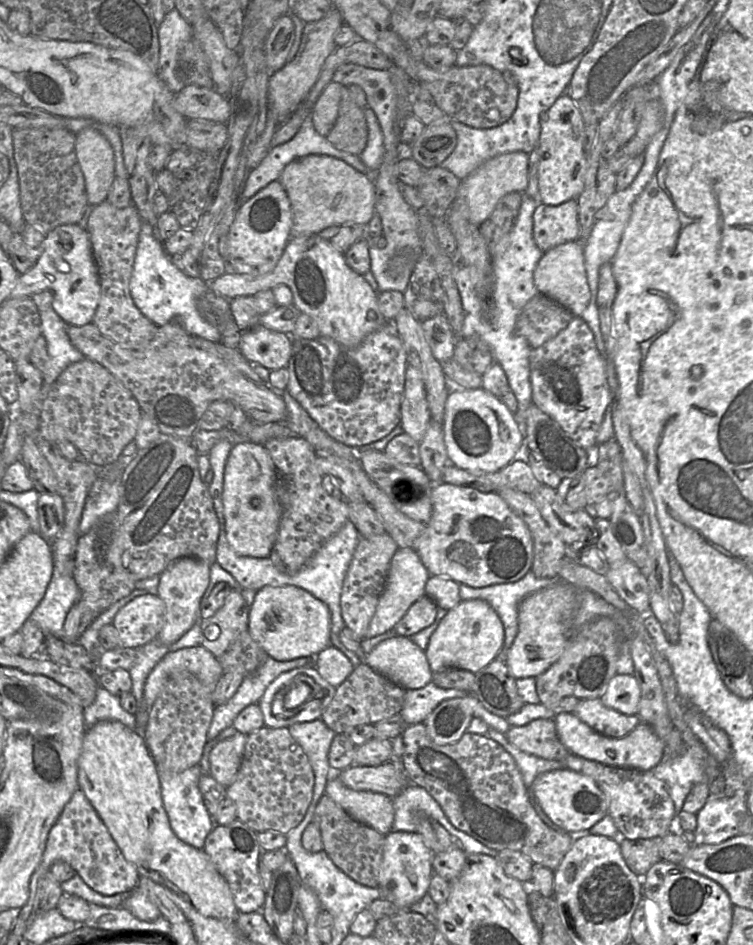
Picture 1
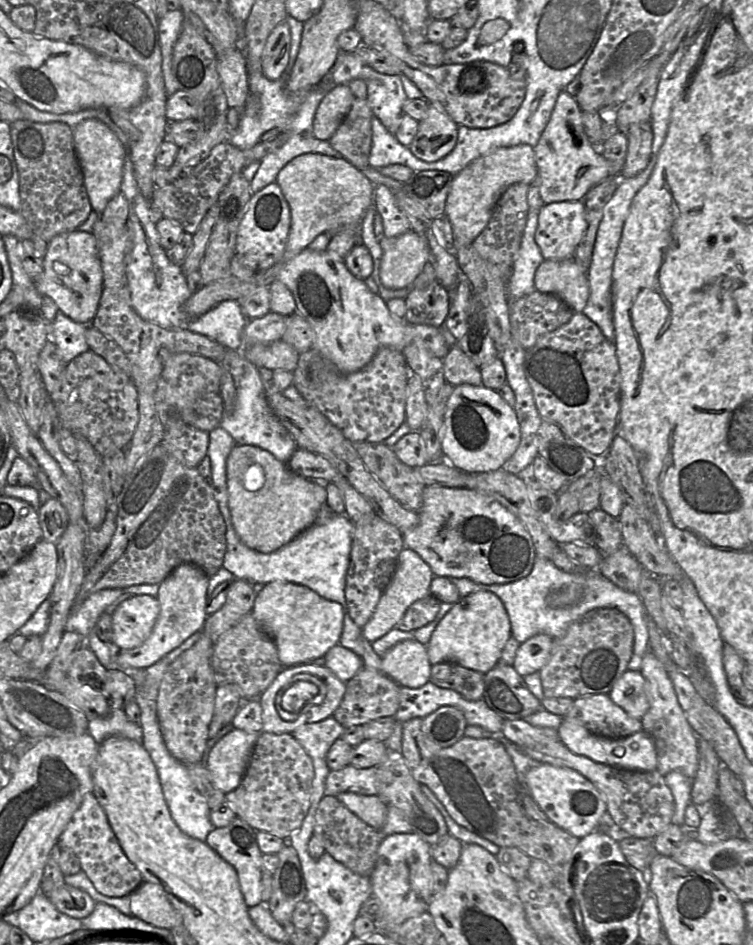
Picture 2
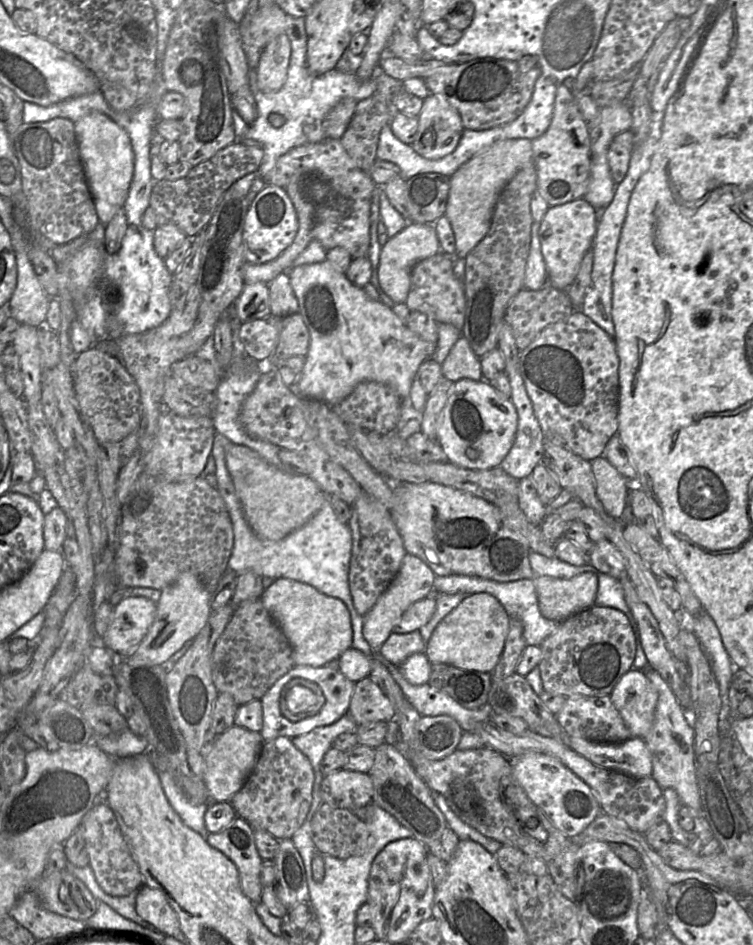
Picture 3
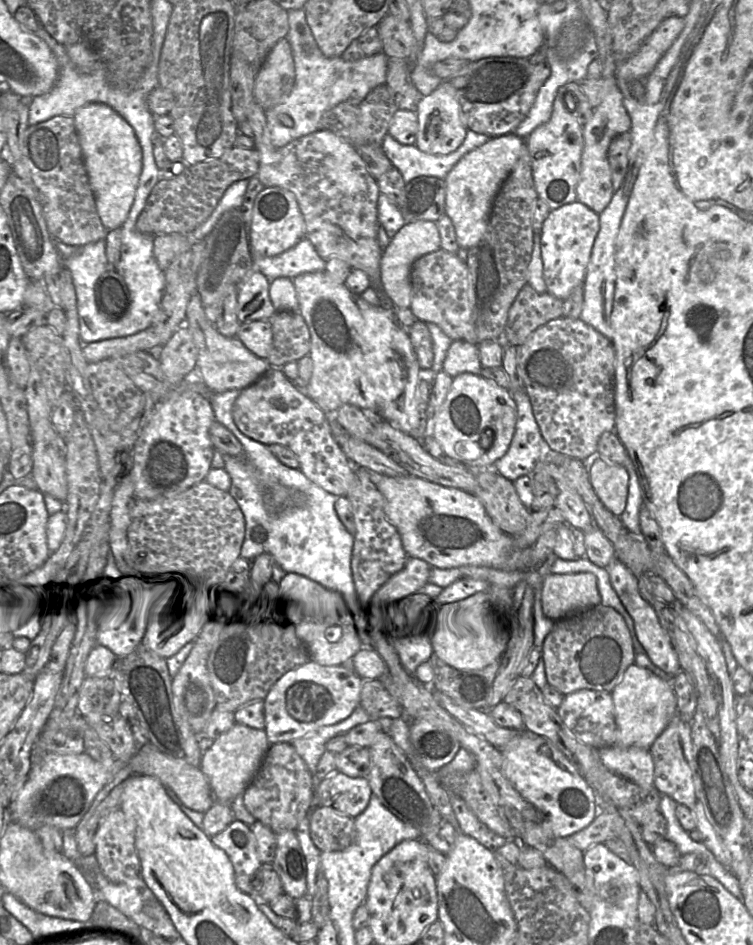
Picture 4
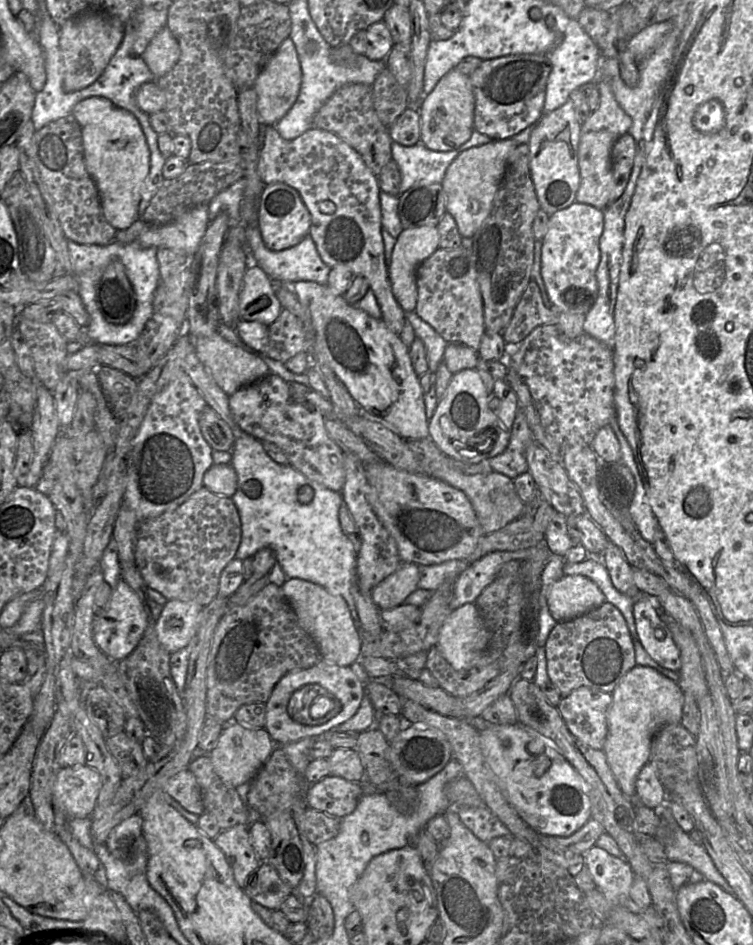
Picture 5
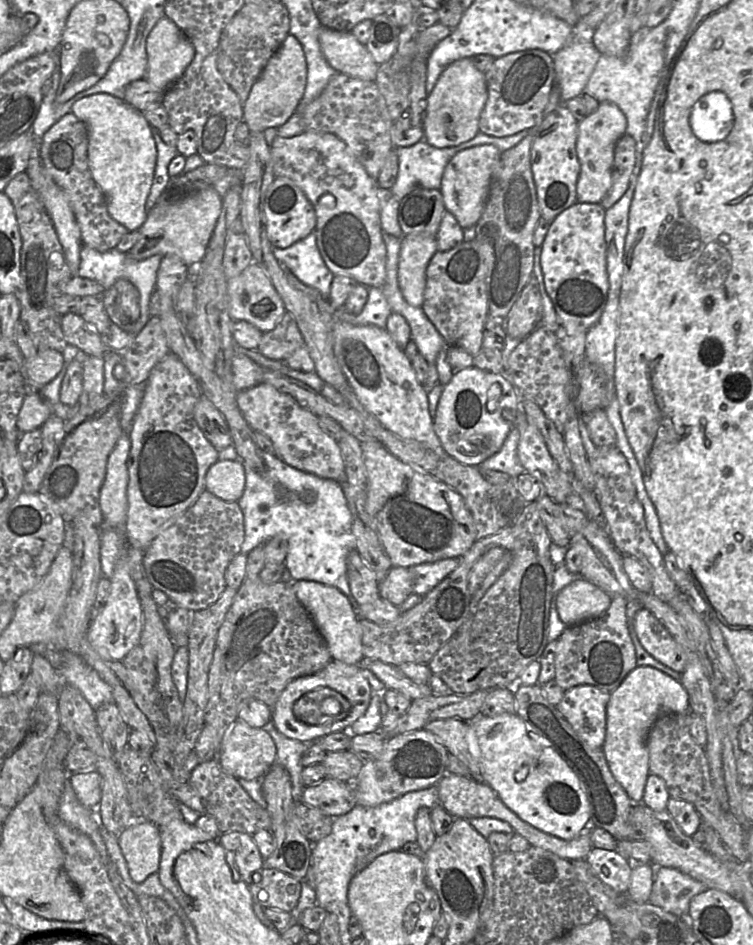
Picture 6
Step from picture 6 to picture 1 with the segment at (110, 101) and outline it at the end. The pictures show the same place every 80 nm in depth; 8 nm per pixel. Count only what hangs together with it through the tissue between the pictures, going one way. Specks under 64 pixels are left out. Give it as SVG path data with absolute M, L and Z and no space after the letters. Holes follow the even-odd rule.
M92 128L76 134L75 149L85 180L87 201L98 205L106 200L115 178L113 149L106 137Z

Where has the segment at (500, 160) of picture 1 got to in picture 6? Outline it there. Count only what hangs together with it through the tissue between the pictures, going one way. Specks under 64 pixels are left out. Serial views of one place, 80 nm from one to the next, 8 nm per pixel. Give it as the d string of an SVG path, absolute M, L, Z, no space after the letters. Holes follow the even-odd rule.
M485 144L464 149L448 162L442 177L440 191L446 211L452 213L463 228L476 226L487 201L492 174L499 162L501 151Z

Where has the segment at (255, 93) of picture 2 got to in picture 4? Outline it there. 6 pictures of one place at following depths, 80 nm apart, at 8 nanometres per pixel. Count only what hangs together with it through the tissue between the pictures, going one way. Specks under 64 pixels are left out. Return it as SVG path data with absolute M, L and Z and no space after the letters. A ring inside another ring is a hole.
M304 8L288 10L288 22L289 31L286 38L290 43L295 65L295 84L291 93L283 102L264 111L270 132L270 140L276 148L284 147L298 138L320 130L321 118L337 104L344 101L361 101L375 87L385 84L389 59L383 52L373 56L365 56L357 61L345 61L341 56L326 57L313 37ZM281 113L291 117L293 126L288 127L279 121L279 114Z

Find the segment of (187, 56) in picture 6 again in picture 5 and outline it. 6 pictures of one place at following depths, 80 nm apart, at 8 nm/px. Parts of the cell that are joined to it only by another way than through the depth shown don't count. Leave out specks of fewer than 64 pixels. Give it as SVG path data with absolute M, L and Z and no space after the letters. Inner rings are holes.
M165 26L149 42L144 51L144 60L158 79L167 74L180 57L180 47L170 29Z

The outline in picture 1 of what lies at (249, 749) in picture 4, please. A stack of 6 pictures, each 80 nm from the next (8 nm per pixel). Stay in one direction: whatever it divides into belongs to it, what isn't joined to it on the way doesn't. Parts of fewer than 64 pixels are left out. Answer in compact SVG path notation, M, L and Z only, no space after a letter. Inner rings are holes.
M236 733L218 743L210 753L210 775L224 787L230 786L240 768L247 735Z

